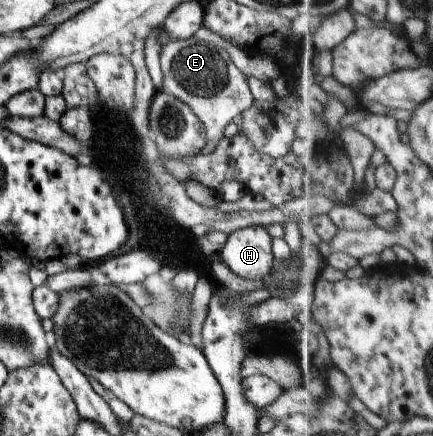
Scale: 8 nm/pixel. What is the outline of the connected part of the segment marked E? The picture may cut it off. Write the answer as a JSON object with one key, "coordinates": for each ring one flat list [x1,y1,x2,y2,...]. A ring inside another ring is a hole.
{"coordinates":[[193,37,171,42,161,49,159,62,164,76,164,91,187,104,195,112,195,116,201,119,206,144,220,141,224,137,225,126,235,116,253,106,252,82,231,60,229,53,218,44]]}

